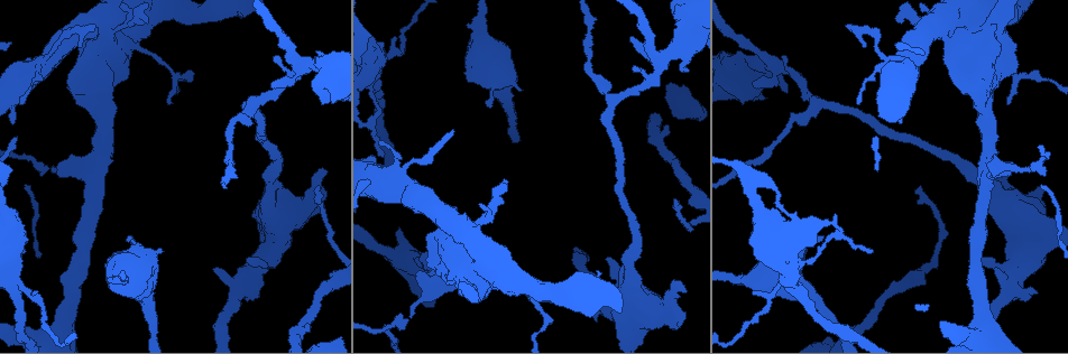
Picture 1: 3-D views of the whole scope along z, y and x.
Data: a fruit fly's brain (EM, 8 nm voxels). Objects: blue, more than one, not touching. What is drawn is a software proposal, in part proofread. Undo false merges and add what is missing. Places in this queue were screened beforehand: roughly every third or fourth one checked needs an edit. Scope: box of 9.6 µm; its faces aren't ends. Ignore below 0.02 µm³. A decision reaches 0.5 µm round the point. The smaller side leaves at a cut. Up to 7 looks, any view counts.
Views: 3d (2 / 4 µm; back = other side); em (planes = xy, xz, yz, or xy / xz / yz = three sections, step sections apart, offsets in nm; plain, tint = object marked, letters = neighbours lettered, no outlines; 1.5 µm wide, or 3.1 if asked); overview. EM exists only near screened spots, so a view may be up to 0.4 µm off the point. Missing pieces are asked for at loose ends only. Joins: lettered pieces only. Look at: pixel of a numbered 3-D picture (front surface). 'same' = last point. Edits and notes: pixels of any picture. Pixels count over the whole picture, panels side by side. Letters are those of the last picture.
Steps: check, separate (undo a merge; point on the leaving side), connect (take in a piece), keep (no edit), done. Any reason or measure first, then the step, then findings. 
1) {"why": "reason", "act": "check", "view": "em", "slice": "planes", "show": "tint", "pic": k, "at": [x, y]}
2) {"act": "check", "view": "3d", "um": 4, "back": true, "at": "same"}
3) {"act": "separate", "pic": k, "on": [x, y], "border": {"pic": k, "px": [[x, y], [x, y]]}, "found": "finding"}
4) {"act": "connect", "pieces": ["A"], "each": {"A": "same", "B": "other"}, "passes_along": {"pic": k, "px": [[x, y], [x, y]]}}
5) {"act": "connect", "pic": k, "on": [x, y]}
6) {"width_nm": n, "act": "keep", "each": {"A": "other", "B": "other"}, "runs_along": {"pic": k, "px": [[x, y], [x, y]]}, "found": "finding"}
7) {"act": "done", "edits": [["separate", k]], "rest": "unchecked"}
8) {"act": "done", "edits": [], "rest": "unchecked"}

{"why": "free end", "act": "check", "view": "em", "slice": "planes", "show": "letters", "pic": 1, "at": [20, 101]}

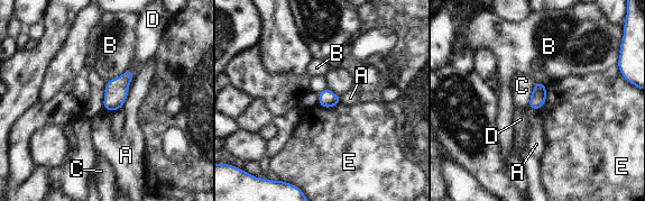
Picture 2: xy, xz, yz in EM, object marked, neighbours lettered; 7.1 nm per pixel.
{"longest_contact_nm": ["C", 190], "act": "keep", "each": {"A": "other", "B": "other", "C": "other", "D": "other", "E": "other"}, "found": "no lettered piece goes on from it"}

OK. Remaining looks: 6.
{"why": "branch stops here", "act": "check", "view": "em", "slice": "planes", "show": "tint", "pic": 1, "at": [636, 67]}

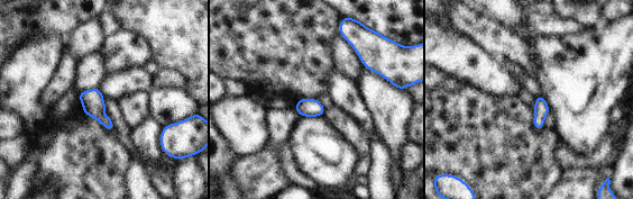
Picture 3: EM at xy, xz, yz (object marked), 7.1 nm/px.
{"why": "see the neighbours", "act": "check", "view": "em", "slice": "planes", "show": "letters", "at": "same"}

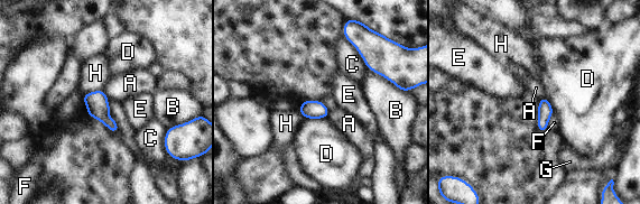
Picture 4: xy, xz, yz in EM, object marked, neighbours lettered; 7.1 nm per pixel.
{"width_nm": 110, "act": "keep", "each": {"A": "other", "B": "other", "C": "other", "D": "other", "E": "other", "F": "other", "G": "other", "H": "other"}, "border": {"pic": 4, "px": [[103, 90], [109, 98]]}, "found": "no lettered piece goes on from it"}

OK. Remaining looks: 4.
{"why": "long arm stops here", "act": "check", "view": "em", "slice": "planes", "show": "tint", "pic": 1, "at": [320, 188]}

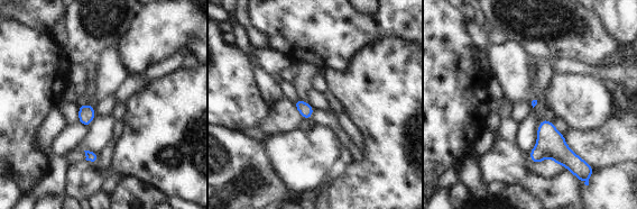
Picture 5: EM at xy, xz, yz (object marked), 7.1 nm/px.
{"act": "check", "view": "em", "slice": "planes", "show": "letters", "at": "same"}

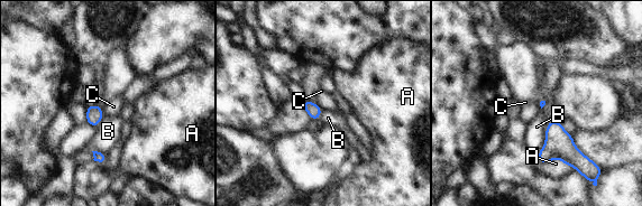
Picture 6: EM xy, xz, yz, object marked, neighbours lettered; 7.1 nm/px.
{"act": "keep", "each": {"A": "other", "B": "other", "C": "other"}, "found": "no lettered piece goes on from it"}

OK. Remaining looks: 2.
{"act": "done", "edits": [], "rest": "unchecked"}

